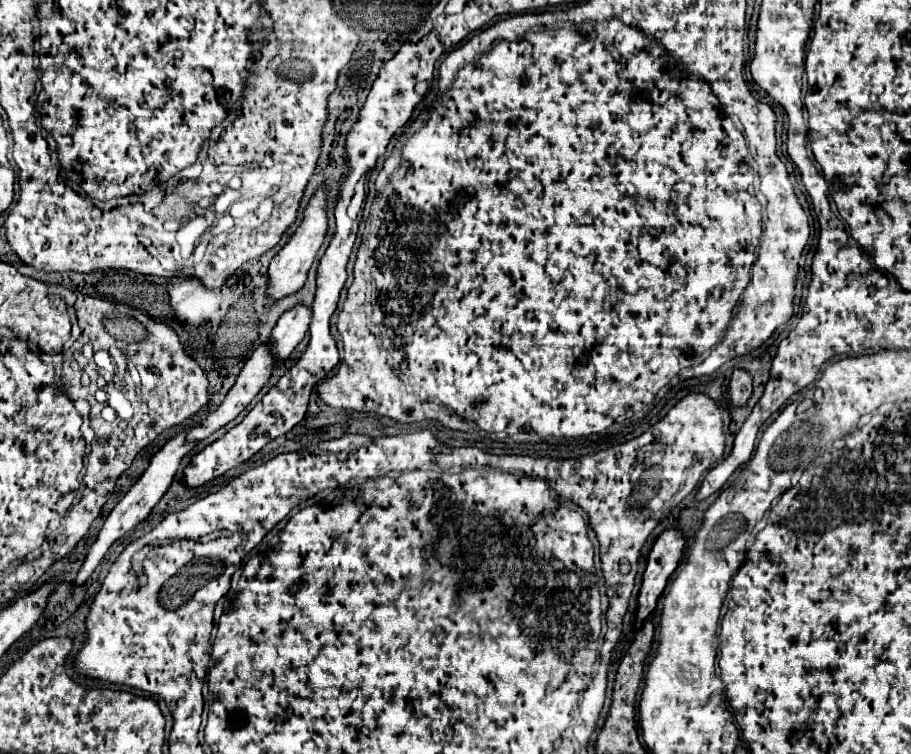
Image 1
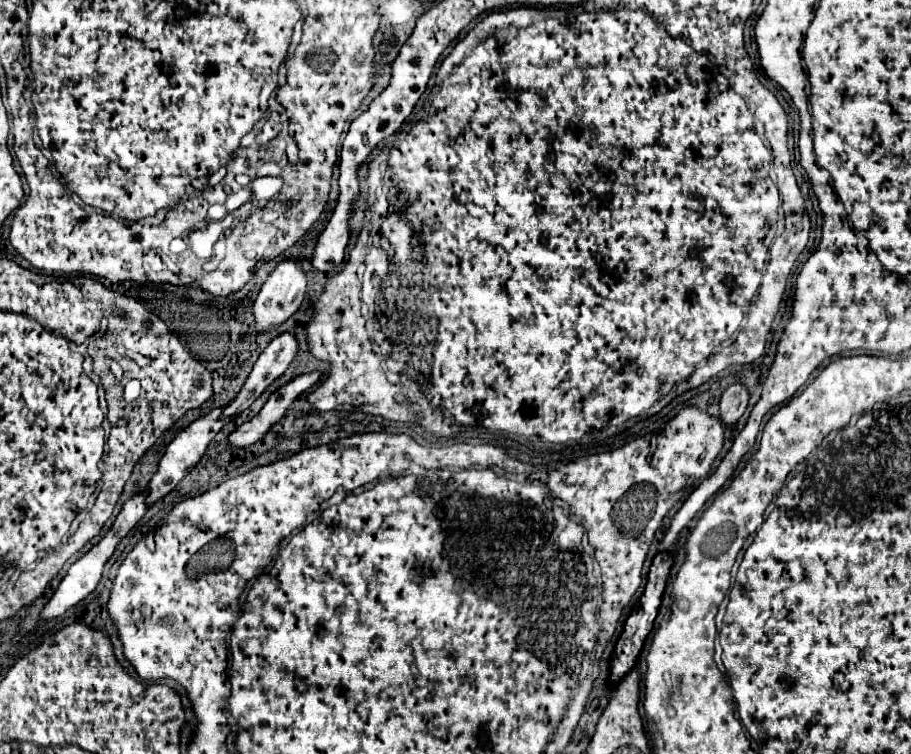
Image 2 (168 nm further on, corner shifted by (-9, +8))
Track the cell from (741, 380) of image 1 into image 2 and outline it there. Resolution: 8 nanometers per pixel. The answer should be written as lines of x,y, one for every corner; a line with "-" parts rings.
737,382
737,384
731,384
723,396
721,396
721,402
719,402
719,418
725,422
725,424
735,424
745,408
747,408
747,402
749,402
749,390
745,384

